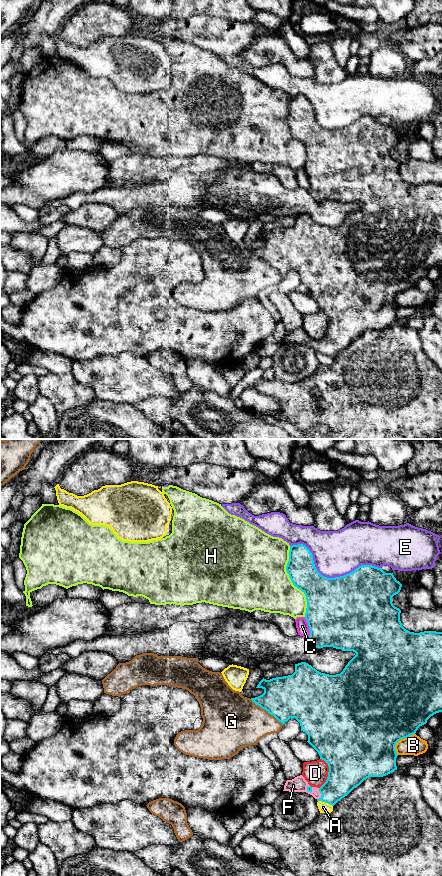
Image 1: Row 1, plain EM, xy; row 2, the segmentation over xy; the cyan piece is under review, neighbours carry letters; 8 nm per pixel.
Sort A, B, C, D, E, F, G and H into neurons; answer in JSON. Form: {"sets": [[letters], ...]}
{"sets": [["A"], ["B"], ["C"], ["D"], ["E"], ["F"], ["G"], ["H"]]}

